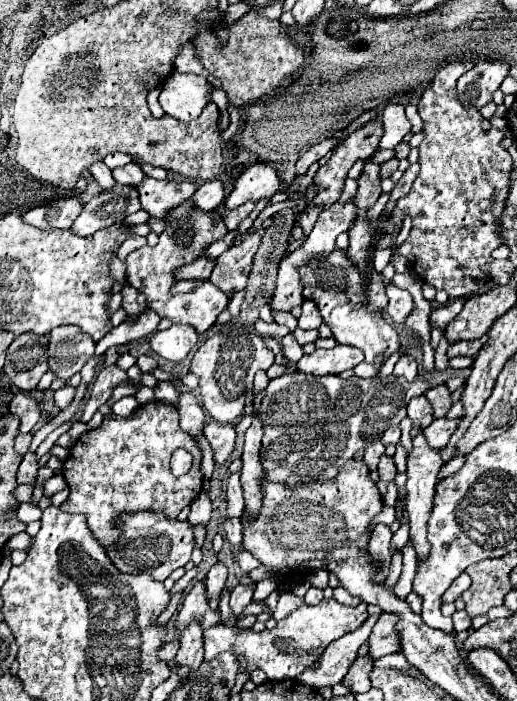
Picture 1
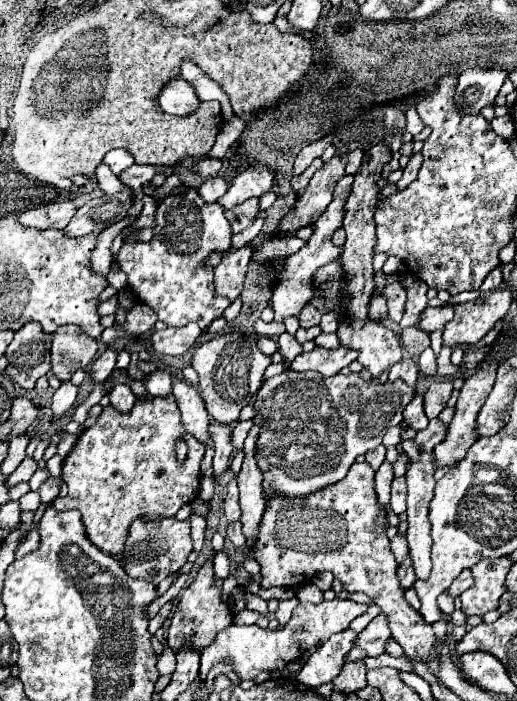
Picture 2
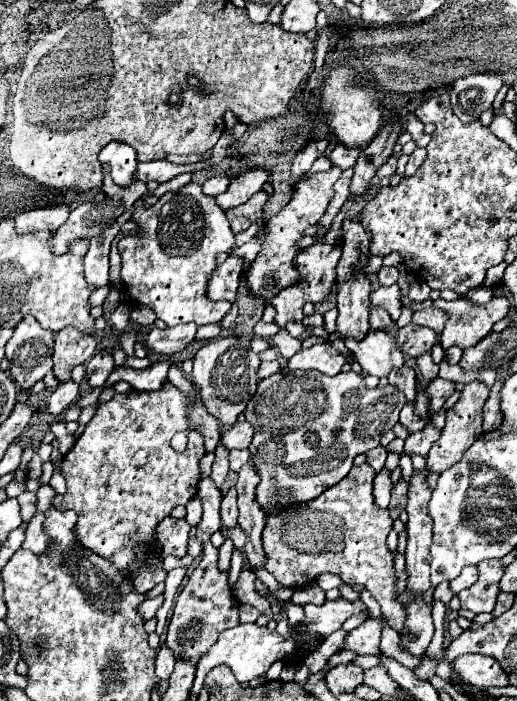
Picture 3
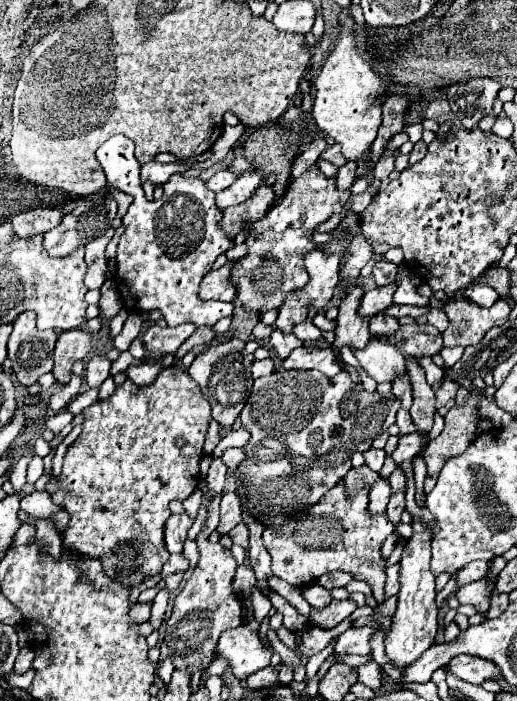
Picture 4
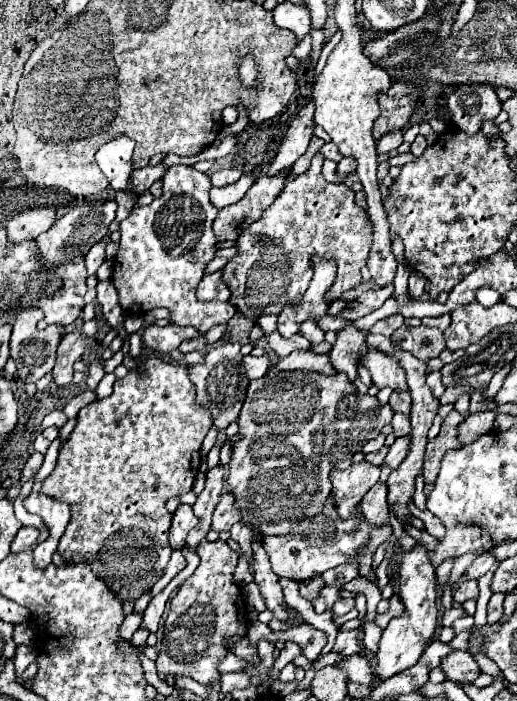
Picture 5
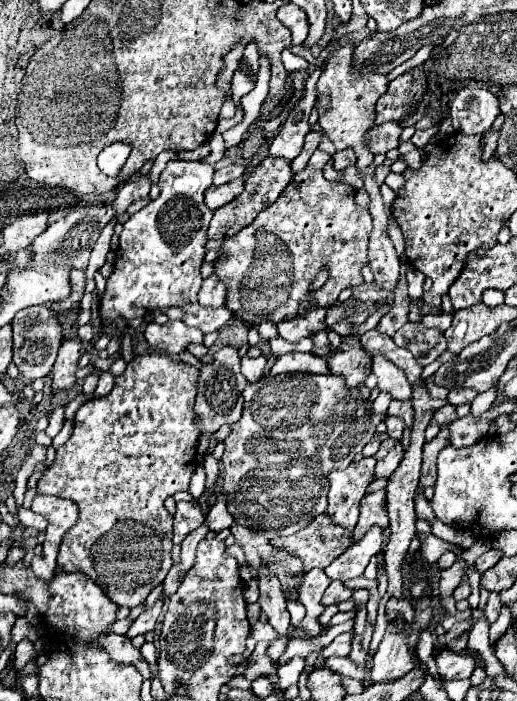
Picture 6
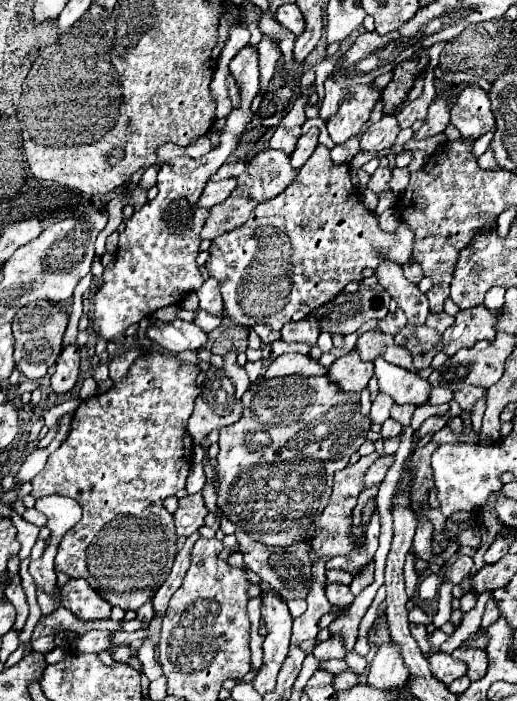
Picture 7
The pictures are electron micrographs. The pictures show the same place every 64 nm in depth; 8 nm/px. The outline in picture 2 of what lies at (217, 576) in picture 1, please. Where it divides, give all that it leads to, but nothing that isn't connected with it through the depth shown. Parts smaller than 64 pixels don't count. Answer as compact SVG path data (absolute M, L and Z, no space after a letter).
M220 550L216 554L216 558L214 558L214 574L218 578L226 578L230 574L230 558L228 558L228 554L224 550Z

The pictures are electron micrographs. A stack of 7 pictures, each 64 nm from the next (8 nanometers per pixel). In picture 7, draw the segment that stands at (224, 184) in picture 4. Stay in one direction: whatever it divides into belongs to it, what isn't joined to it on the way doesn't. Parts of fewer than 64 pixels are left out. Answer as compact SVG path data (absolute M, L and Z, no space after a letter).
M238 160L238 162L232 162L232 164L226 162L224 166L218 168L218 172L212 174L210 180L212 180L212 182L220 182L220 180L224 180L224 178L236 178L236 176L240 176L244 170L246 170L246 162L240 162L240 160Z

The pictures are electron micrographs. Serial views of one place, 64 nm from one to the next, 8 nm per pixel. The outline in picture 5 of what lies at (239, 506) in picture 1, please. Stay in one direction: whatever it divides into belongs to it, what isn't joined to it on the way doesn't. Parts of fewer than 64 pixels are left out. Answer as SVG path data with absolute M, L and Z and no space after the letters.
M224 492L224 494L220 496L220 502L216 504L214 514L212 514L212 530L216 530L216 532L230 530L230 526L240 520L240 518L236 516L234 508L232 508L232 500L234 500L234 498L232 498L230 492Z

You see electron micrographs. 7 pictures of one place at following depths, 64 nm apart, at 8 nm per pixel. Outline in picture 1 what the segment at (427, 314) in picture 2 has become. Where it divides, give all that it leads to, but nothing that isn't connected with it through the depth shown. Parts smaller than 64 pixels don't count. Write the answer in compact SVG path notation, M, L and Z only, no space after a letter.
M460 298L460 300L450 300L450 302L446 302L444 306L440 306L440 308L436 308L436 310L432 310L432 314L430 314L430 326L436 326L436 328L446 328L446 324L456 316L456 312L460 312L462 310L462 304L464 304L464 298Z

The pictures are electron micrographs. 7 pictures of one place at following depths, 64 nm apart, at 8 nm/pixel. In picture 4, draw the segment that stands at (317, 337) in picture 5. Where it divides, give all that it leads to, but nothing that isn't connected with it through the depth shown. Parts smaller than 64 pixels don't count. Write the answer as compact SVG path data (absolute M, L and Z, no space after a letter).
M310 314L302 324L294 326L294 334L300 340L320 340L322 338L322 332L312 324L312 318L314 318L314 314Z

